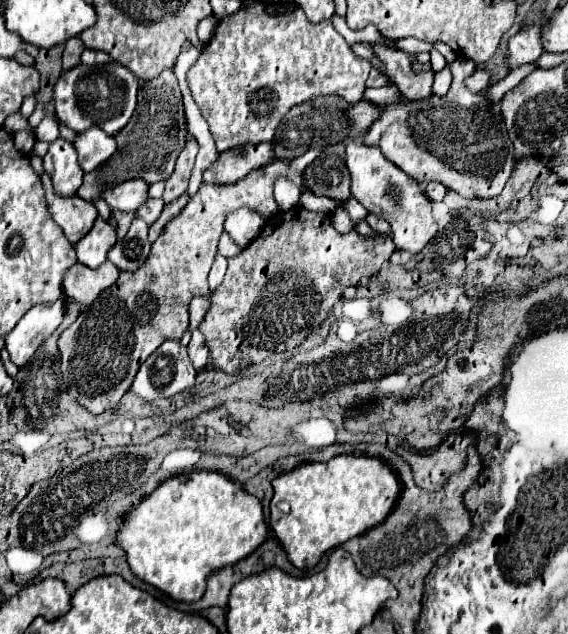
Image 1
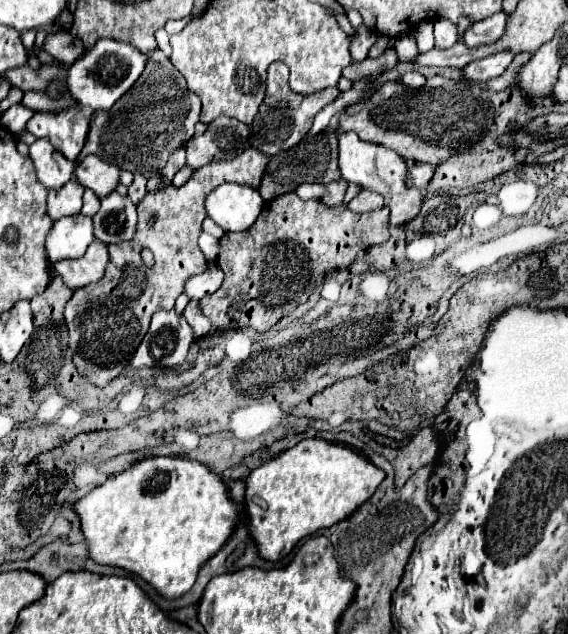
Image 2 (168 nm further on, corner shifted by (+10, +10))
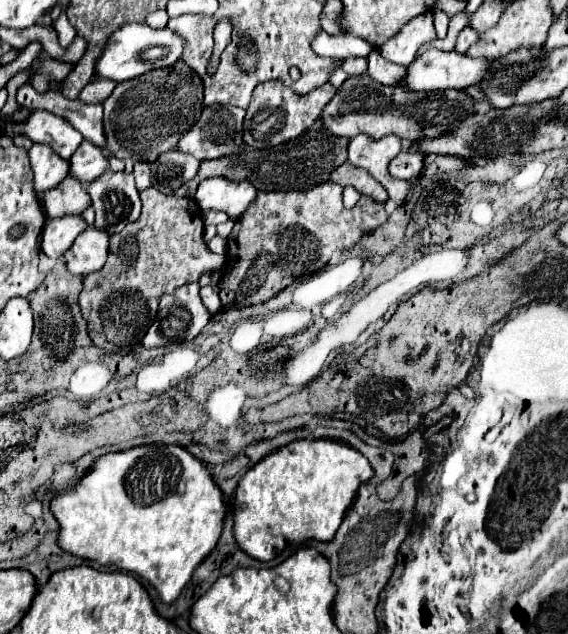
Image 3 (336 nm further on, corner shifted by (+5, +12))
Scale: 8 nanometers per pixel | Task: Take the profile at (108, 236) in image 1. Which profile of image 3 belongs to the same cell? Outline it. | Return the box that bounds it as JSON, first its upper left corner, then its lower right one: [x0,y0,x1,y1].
[41,216,87,258]

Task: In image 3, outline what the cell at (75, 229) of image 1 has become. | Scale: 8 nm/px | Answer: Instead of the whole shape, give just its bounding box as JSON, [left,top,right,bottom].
[41,176,91,218]

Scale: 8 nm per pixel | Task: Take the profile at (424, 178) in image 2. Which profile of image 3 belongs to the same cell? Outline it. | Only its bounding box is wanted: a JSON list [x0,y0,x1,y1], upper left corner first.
[389,150,425,180]

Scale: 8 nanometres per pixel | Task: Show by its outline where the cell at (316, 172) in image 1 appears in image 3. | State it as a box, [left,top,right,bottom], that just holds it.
[177,130,349,198]

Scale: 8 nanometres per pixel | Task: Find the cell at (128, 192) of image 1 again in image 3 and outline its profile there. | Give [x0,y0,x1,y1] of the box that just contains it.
[69,140,107,182]

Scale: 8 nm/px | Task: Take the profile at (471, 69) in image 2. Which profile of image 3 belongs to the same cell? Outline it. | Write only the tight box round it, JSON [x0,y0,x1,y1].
[399,48,489,92]

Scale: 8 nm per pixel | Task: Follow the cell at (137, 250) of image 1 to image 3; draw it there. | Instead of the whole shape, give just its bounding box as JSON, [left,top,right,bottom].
[87,170,141,234]

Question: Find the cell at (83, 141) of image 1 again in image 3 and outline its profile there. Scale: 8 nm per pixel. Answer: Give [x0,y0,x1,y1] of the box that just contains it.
[3,110,83,160]

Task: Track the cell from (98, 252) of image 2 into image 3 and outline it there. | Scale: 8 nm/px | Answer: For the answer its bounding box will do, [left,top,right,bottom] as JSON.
[65,226,109,276]

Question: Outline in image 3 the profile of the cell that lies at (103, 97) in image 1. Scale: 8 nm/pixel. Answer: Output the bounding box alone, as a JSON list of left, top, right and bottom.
[95,24,185,82]

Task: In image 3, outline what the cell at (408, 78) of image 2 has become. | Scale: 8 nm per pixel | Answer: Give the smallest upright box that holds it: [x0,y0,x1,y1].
[367,48,405,86]

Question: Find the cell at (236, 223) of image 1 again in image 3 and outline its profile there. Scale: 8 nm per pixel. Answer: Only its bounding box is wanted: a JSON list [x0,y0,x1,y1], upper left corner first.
[195,176,257,218]

